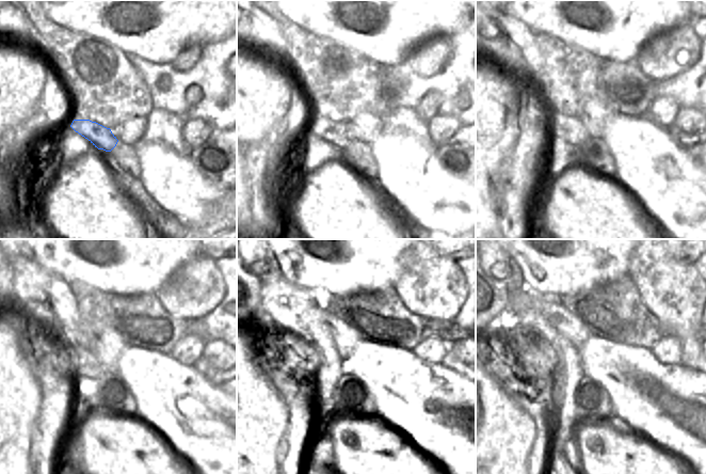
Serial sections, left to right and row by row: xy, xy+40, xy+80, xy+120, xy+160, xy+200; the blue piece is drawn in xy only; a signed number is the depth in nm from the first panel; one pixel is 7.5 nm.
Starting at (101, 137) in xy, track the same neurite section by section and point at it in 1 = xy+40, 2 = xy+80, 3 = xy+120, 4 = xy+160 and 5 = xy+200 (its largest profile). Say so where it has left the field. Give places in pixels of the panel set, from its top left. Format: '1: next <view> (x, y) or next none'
1: next xy+40 (335, 132)
2: next xy+80 (570, 129)
3: next xy+120 (64, 352)
4: next xy+160 (297, 356)
5: next xy+200 (528, 350)

